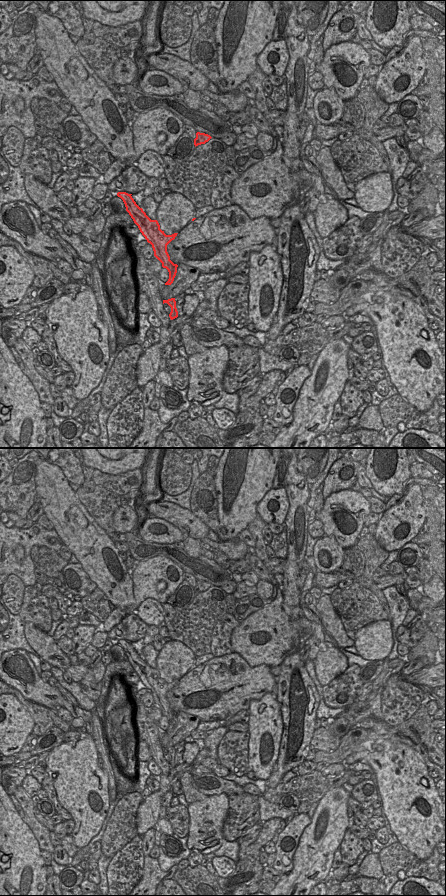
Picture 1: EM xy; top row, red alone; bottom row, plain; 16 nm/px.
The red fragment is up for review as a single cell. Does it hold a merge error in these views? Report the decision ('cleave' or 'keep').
cleave

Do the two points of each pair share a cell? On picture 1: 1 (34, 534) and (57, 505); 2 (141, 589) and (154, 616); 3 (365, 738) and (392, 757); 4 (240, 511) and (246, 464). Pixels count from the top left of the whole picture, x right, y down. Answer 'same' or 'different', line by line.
1: different
2: different
3: different
4: same

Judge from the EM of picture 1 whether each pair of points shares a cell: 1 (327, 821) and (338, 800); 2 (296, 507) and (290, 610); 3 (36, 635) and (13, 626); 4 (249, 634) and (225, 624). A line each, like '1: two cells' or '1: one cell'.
1: one cell
2: one cell
3: two cells
4: two cells

